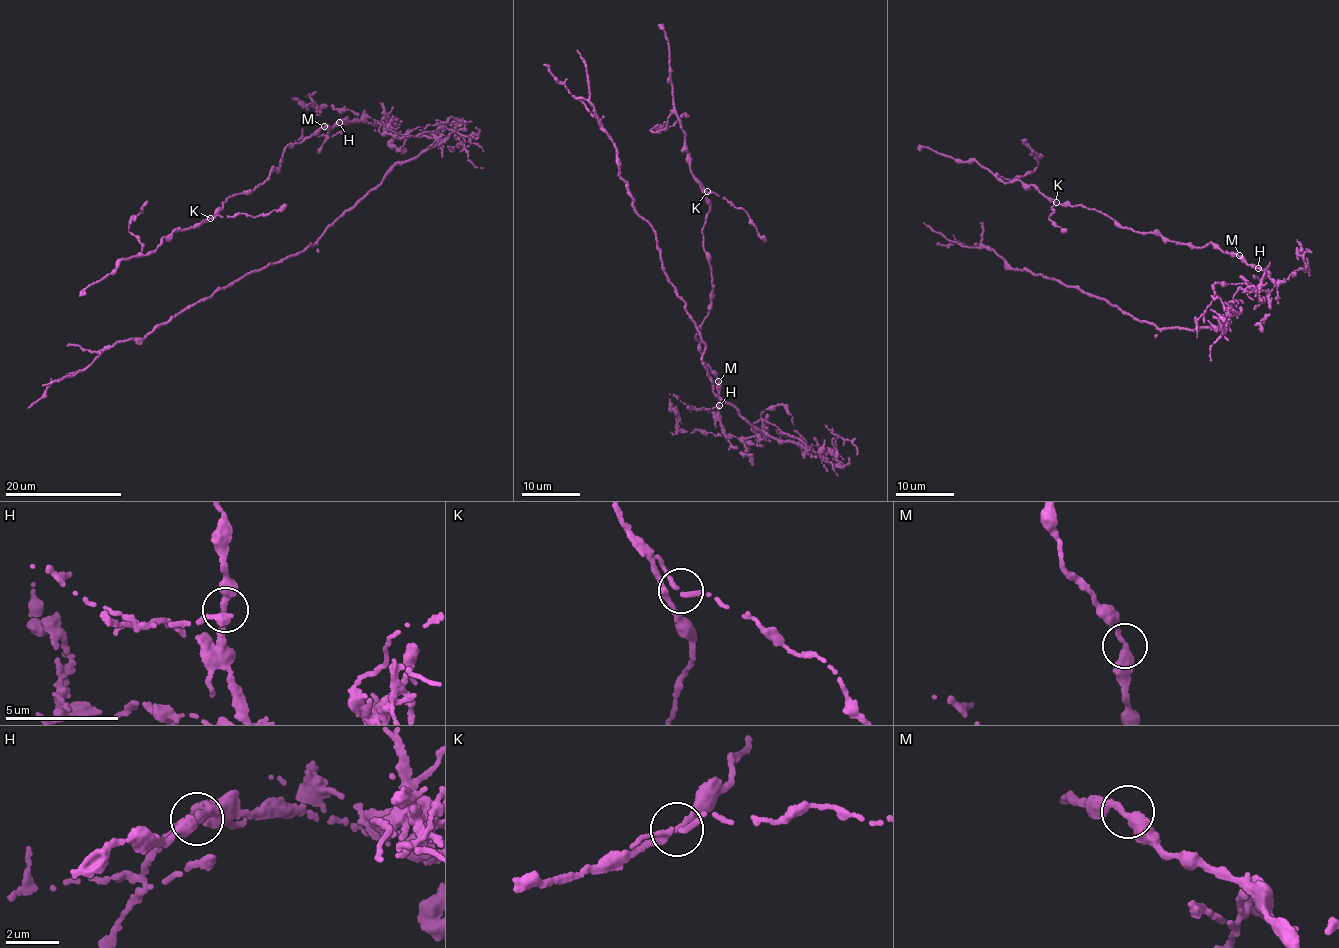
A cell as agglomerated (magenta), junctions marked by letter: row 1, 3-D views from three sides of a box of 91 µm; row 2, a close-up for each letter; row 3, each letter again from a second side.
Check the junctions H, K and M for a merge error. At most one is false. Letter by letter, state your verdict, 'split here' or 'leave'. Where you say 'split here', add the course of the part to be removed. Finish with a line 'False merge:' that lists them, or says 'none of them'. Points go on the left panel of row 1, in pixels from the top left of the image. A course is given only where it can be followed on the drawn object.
H: split here; course (339, 122), (369, 117), (436, 142), (394, 166), (298, 254), (199, 300), (140, 341), (104, 351), (28, 408)
K: leave
M: leave
False merge: H

